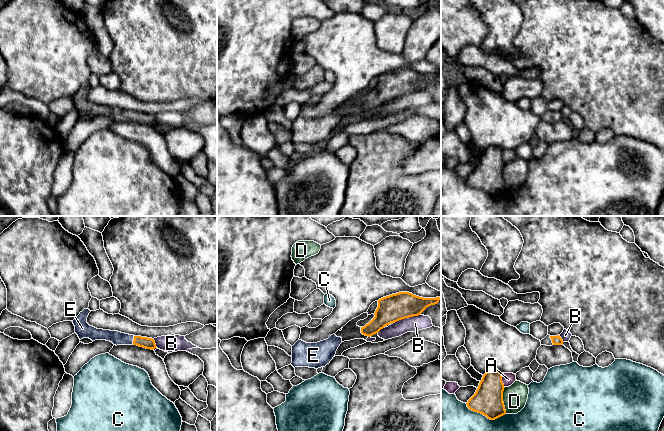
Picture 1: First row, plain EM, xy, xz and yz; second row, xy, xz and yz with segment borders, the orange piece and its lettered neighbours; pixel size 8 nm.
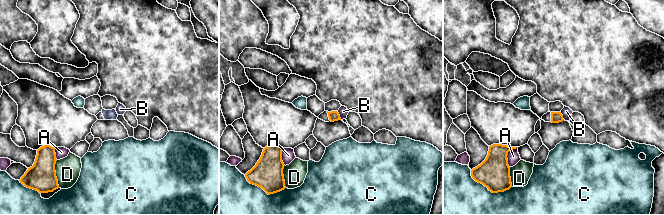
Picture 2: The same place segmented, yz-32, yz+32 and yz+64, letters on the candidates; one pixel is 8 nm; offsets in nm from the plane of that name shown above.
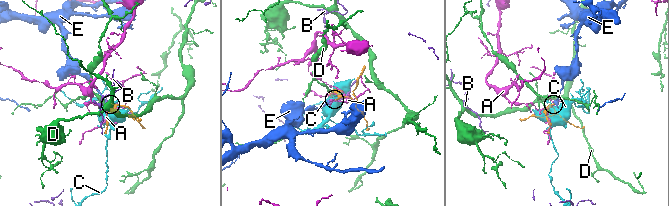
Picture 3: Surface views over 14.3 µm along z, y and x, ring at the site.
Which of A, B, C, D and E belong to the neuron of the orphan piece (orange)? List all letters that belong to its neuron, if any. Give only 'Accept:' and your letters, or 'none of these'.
Accept: E

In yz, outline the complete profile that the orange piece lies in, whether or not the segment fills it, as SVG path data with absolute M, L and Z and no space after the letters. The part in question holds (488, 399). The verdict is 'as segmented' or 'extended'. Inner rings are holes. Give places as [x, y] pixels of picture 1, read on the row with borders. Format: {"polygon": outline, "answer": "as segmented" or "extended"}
{"polygon": "M490 370L483 375L475 394L466 403L470 410L481 413L490 420L506 414L502 374L497 370Z", "answer": "as segmented"}

